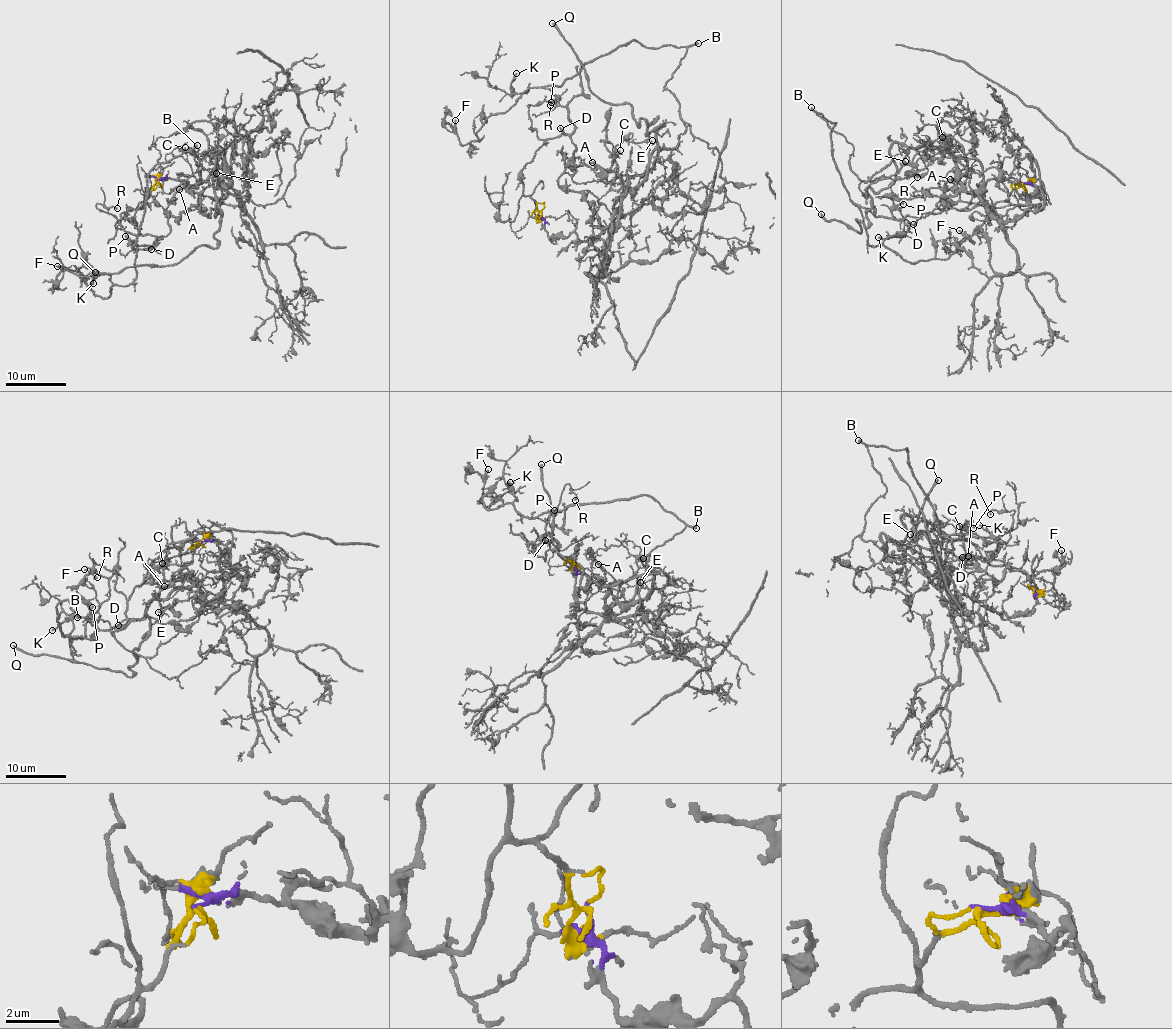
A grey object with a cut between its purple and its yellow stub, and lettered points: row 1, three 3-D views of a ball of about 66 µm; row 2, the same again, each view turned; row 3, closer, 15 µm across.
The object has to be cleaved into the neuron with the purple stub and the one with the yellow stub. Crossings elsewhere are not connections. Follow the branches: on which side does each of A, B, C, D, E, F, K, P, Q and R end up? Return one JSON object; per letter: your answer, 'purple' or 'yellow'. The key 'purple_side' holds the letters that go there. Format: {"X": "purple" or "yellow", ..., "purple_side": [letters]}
{"A": "purple", "B": "yellow", "C": "purple", "D": "yellow", "E": "purple", "F": "yellow", "K": "yellow", "P": "yellow", "Q": "purple", "R": "yellow", "purple_side": ["A", "C", "E", "Q"]}

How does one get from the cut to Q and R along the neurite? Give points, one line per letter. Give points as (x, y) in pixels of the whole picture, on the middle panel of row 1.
Q: (540, 211), (549, 237), (590, 239), (663, 125), (645, 135), (656, 117), (592, 91), (552, 23)
R: (542, 211), (522, 193), (521, 169), (543, 142), (532, 130), (527, 105), (549, 100), (550, 104)

